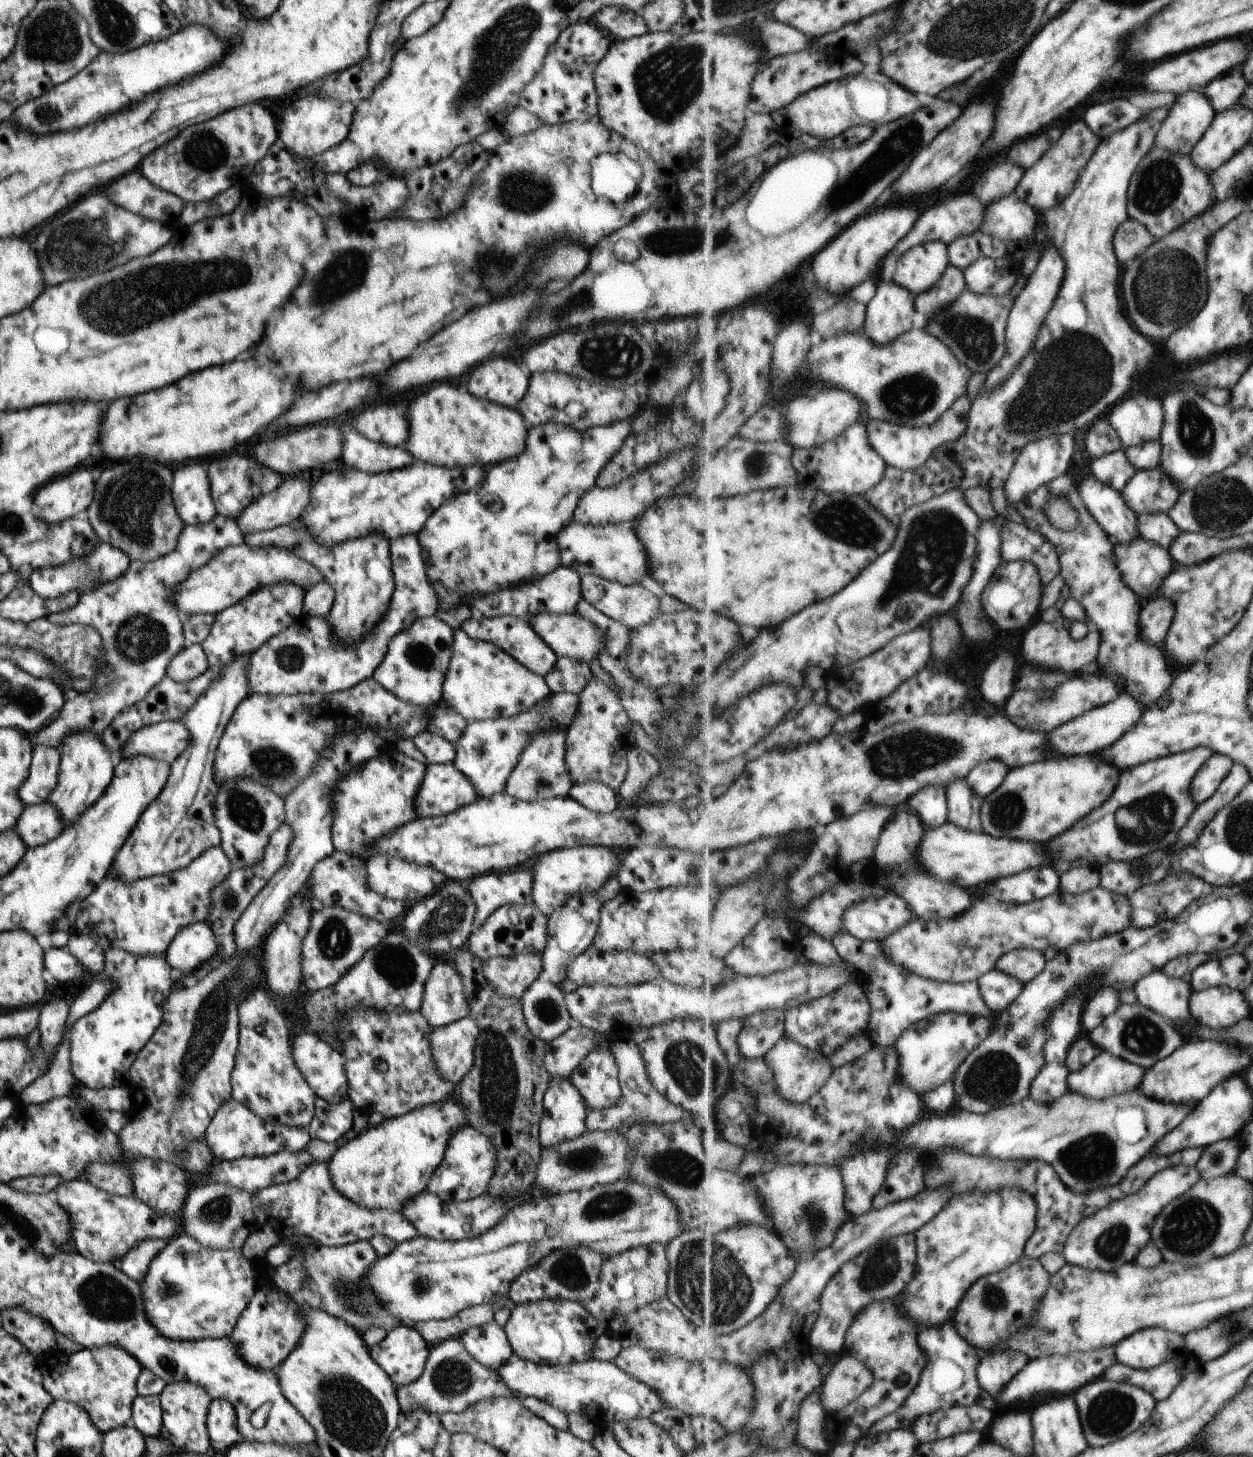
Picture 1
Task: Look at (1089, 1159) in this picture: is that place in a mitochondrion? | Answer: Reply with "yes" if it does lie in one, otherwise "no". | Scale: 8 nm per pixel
yes

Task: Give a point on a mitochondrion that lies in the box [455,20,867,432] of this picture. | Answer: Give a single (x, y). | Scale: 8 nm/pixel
(667, 83)

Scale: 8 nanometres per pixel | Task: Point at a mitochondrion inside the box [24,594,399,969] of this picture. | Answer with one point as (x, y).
(138, 639)

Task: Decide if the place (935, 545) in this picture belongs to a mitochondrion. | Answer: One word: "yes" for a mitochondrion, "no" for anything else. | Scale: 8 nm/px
yes

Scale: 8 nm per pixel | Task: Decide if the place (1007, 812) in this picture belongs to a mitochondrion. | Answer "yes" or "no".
yes

